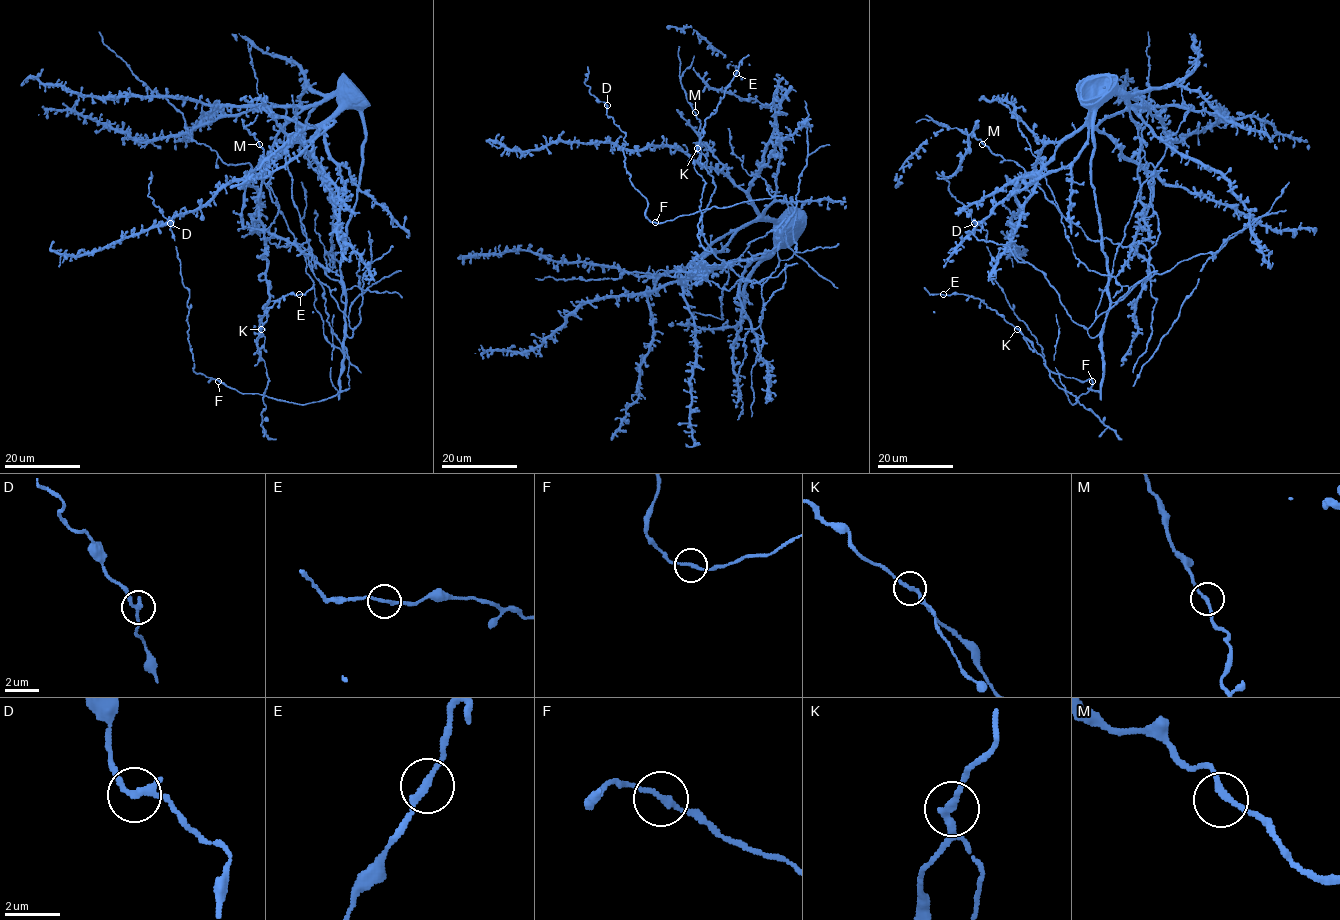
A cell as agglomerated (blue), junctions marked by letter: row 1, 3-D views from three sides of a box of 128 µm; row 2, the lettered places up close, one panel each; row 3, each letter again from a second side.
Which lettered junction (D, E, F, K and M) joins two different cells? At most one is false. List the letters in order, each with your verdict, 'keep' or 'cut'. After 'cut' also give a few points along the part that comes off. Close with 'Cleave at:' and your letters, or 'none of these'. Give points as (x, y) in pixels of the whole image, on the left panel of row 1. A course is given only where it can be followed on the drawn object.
D: keep
E: keep
F: keep
K: keep
M: keep
Cleave at: none of these

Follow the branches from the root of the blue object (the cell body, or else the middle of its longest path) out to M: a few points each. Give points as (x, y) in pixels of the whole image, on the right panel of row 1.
M: (1102, 246), (1111, 302), (1154, 273), (1144, 245), (1090, 240), (1021, 166), (982, 144)

